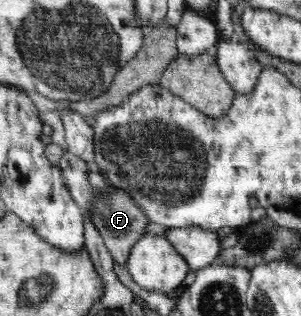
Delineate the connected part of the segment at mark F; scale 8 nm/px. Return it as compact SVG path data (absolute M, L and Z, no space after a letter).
M70 152L64 153L58 164L63 164L63 172L67 174L71 186L75 186L77 190L81 186L83 220L85 217L91 219L91 224L99 229L101 237L103 237L103 243L107 245L113 260L126 269L129 249L132 249L139 238L147 235L145 228L150 223L148 222L148 216L136 205L132 196L128 196L124 190L119 190L106 181L106 178L100 173L99 165L94 160L89 160L89 164L87 164L89 180L87 180L87 176L83 176L83 168L85 168L83 162L79 158L71 156Z

